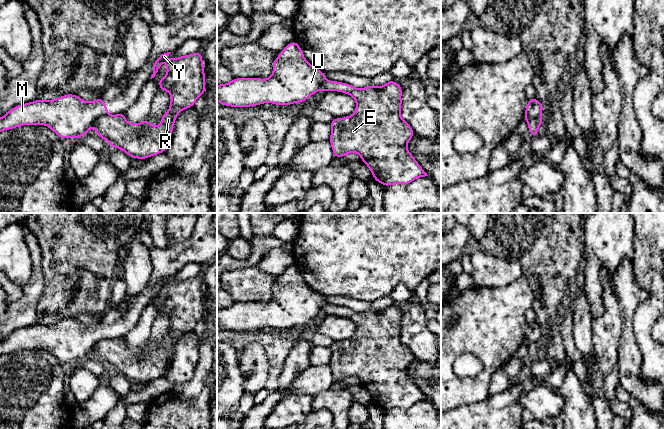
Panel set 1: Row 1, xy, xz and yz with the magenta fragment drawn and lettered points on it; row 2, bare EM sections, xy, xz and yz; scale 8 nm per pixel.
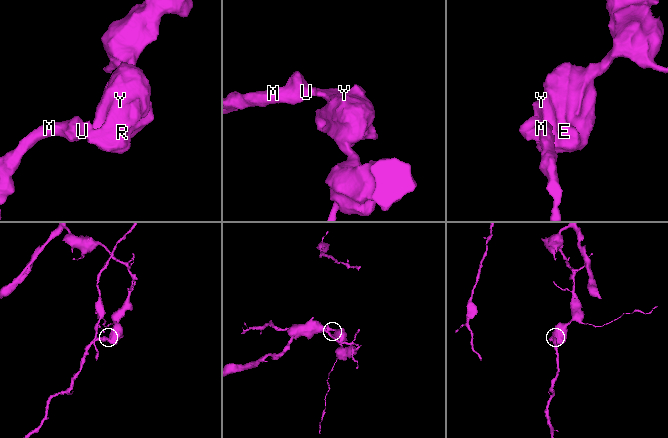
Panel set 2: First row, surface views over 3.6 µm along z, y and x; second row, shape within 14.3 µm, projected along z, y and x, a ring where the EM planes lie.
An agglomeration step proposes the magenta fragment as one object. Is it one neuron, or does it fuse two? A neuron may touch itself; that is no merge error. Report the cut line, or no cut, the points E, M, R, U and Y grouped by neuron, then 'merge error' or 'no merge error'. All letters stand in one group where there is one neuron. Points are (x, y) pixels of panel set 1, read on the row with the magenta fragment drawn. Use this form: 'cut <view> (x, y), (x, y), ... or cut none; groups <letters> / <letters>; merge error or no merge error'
cut xy (107, 114), (101, 115), (91, 126); groups E R Y / M U; merge error

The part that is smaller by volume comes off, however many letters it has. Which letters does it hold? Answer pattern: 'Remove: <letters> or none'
Remove: M, U

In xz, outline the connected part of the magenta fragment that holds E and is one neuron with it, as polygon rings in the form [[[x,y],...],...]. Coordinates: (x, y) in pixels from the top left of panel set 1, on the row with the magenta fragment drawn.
[[[392,79],[383,86],[370,85],[358,89],[348,83],[325,80],[323,91],[346,93],[356,102],[355,112],[345,118],[333,118],[329,142],[335,158],[349,153],[358,153],[367,165],[376,182],[384,187],[407,185],[420,177],[428,176],[424,169],[408,151],[407,144],[415,134],[412,127],[402,119],[402,87]]]

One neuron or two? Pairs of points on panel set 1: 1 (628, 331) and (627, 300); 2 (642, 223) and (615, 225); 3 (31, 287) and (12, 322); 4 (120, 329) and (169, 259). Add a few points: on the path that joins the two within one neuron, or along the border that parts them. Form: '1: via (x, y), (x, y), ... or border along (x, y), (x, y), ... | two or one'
1: via (627, 323), (627, 308) | one
2: border along (633, 223), (634, 248) | two
3: via (30, 296), (25, 308), (20, 313) | one
4: via (133, 312), (147, 294), (155, 276) | one

